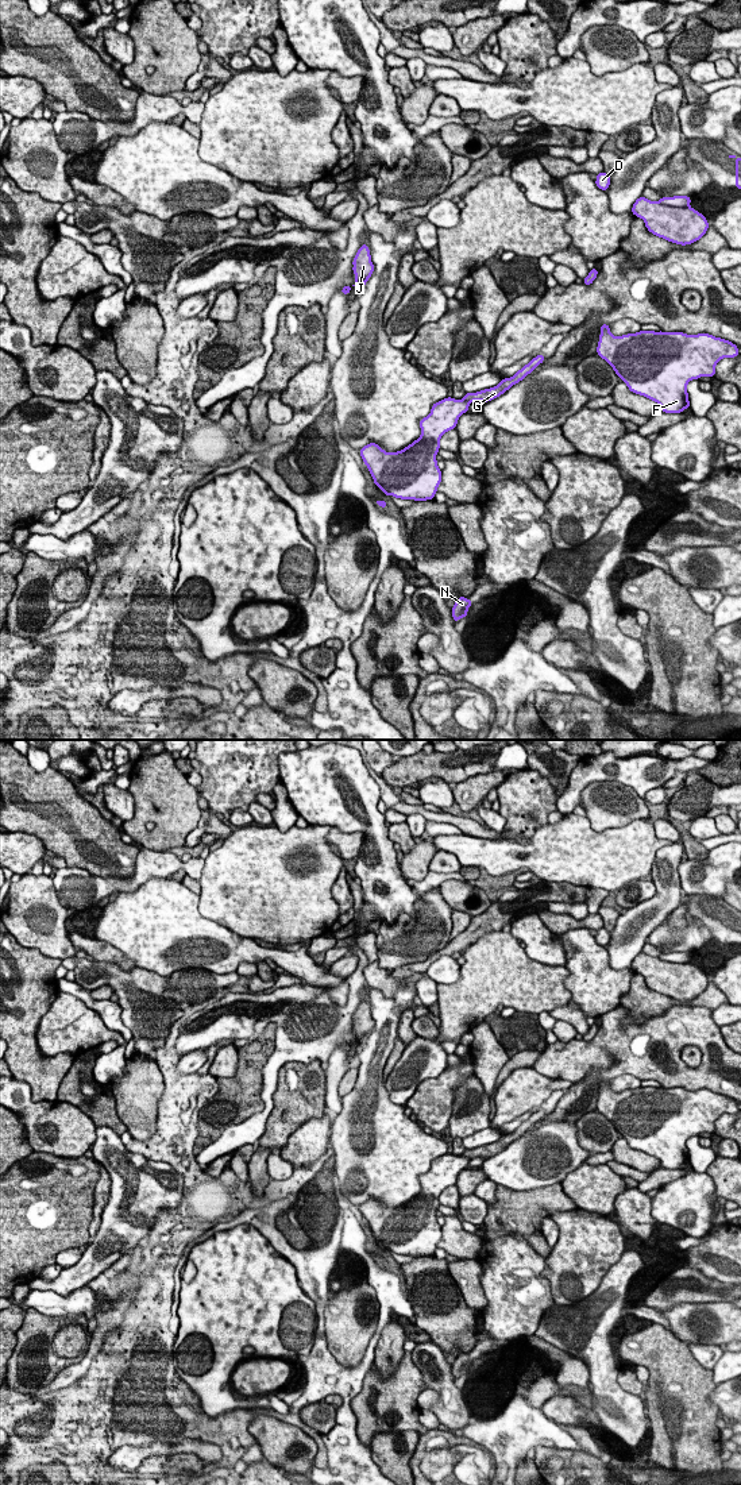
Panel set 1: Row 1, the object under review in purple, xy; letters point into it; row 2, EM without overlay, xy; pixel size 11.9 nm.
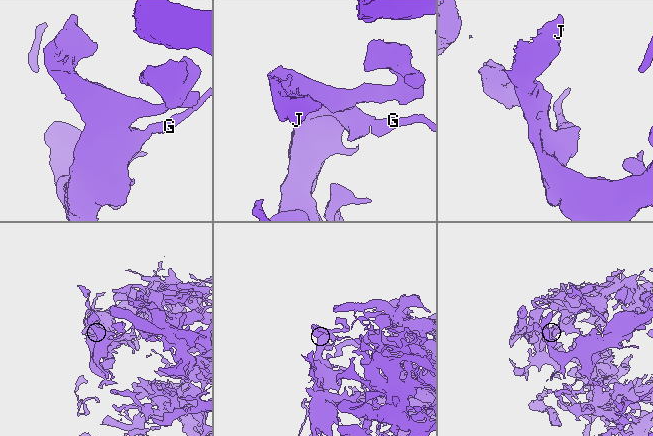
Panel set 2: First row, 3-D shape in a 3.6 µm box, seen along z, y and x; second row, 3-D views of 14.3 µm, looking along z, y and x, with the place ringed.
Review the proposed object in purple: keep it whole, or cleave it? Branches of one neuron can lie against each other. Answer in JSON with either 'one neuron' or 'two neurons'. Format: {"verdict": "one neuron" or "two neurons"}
{"verdict": "two neurons"}

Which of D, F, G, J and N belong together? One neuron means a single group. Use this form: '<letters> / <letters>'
D G / F J N

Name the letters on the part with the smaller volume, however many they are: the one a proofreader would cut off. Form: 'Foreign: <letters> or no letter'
Foreign: D, G

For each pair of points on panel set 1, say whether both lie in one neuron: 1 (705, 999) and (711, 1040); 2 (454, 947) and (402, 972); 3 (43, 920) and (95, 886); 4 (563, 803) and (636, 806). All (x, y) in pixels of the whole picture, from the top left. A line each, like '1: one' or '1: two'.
1: two
2: one
3: two
4: two

